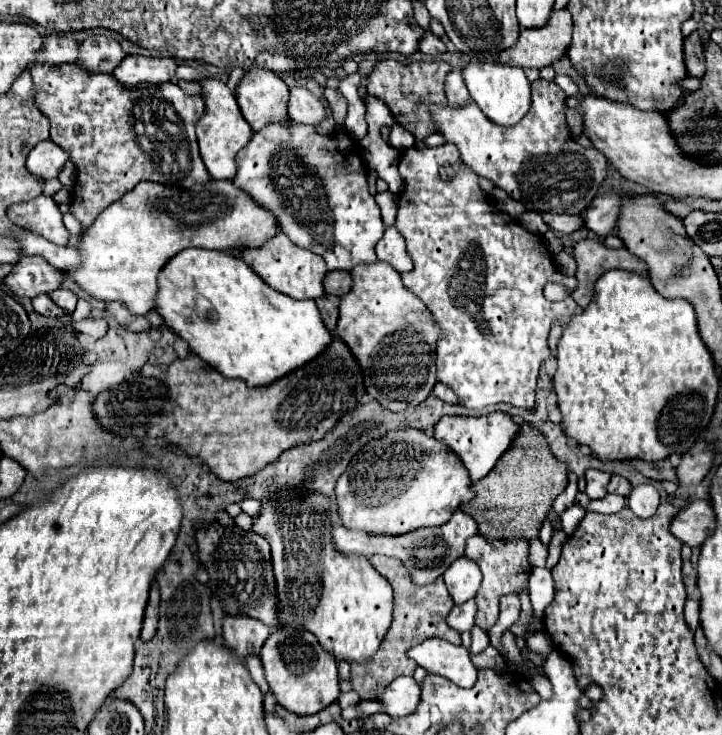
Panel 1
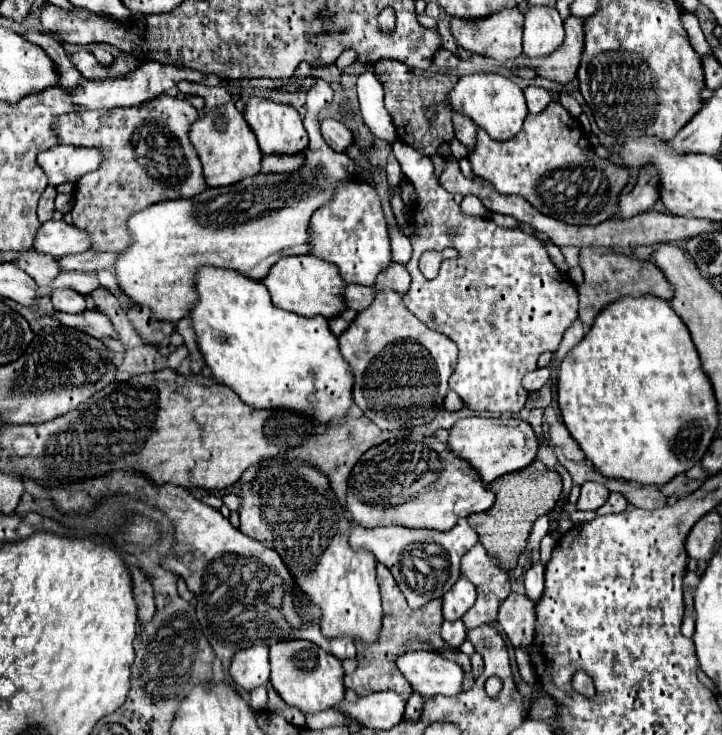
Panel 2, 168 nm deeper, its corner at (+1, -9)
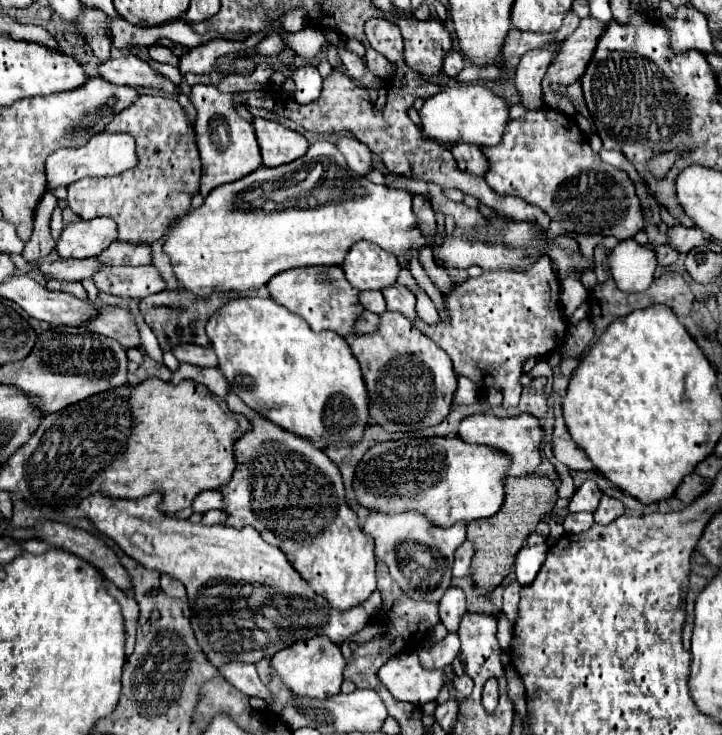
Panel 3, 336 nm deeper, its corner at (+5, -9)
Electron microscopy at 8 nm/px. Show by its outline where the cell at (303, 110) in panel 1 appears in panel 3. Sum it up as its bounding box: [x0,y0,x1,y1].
[338,136,374,176]

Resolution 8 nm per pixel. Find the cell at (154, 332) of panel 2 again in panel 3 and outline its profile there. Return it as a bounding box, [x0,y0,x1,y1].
[140,286,248,350]

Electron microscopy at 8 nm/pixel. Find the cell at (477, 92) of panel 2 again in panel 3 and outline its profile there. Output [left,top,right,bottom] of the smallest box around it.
[420,84,508,146]

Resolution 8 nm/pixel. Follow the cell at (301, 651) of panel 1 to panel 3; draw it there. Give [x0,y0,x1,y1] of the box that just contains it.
[272,636,346,698]

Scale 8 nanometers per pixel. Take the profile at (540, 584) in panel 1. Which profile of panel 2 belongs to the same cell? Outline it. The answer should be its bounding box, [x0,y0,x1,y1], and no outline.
[524,564,544,602]

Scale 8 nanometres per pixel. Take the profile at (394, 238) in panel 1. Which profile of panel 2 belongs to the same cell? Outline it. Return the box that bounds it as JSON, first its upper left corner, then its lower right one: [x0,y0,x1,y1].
[374,262,410,294]

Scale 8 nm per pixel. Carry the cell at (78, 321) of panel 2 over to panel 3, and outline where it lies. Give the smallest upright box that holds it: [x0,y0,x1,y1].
[86,302,140,348]

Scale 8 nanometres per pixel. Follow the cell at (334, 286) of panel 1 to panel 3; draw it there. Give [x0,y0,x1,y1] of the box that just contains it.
[360,292,386,314]

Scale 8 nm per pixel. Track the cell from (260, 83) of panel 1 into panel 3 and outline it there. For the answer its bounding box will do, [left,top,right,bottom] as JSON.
[254,118,310,168]

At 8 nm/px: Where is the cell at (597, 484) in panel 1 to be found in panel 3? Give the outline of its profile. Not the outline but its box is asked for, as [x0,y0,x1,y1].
[570,480,602,512]

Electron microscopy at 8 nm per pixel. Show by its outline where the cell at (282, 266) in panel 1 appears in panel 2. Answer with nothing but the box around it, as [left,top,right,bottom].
[262,254,344,316]

